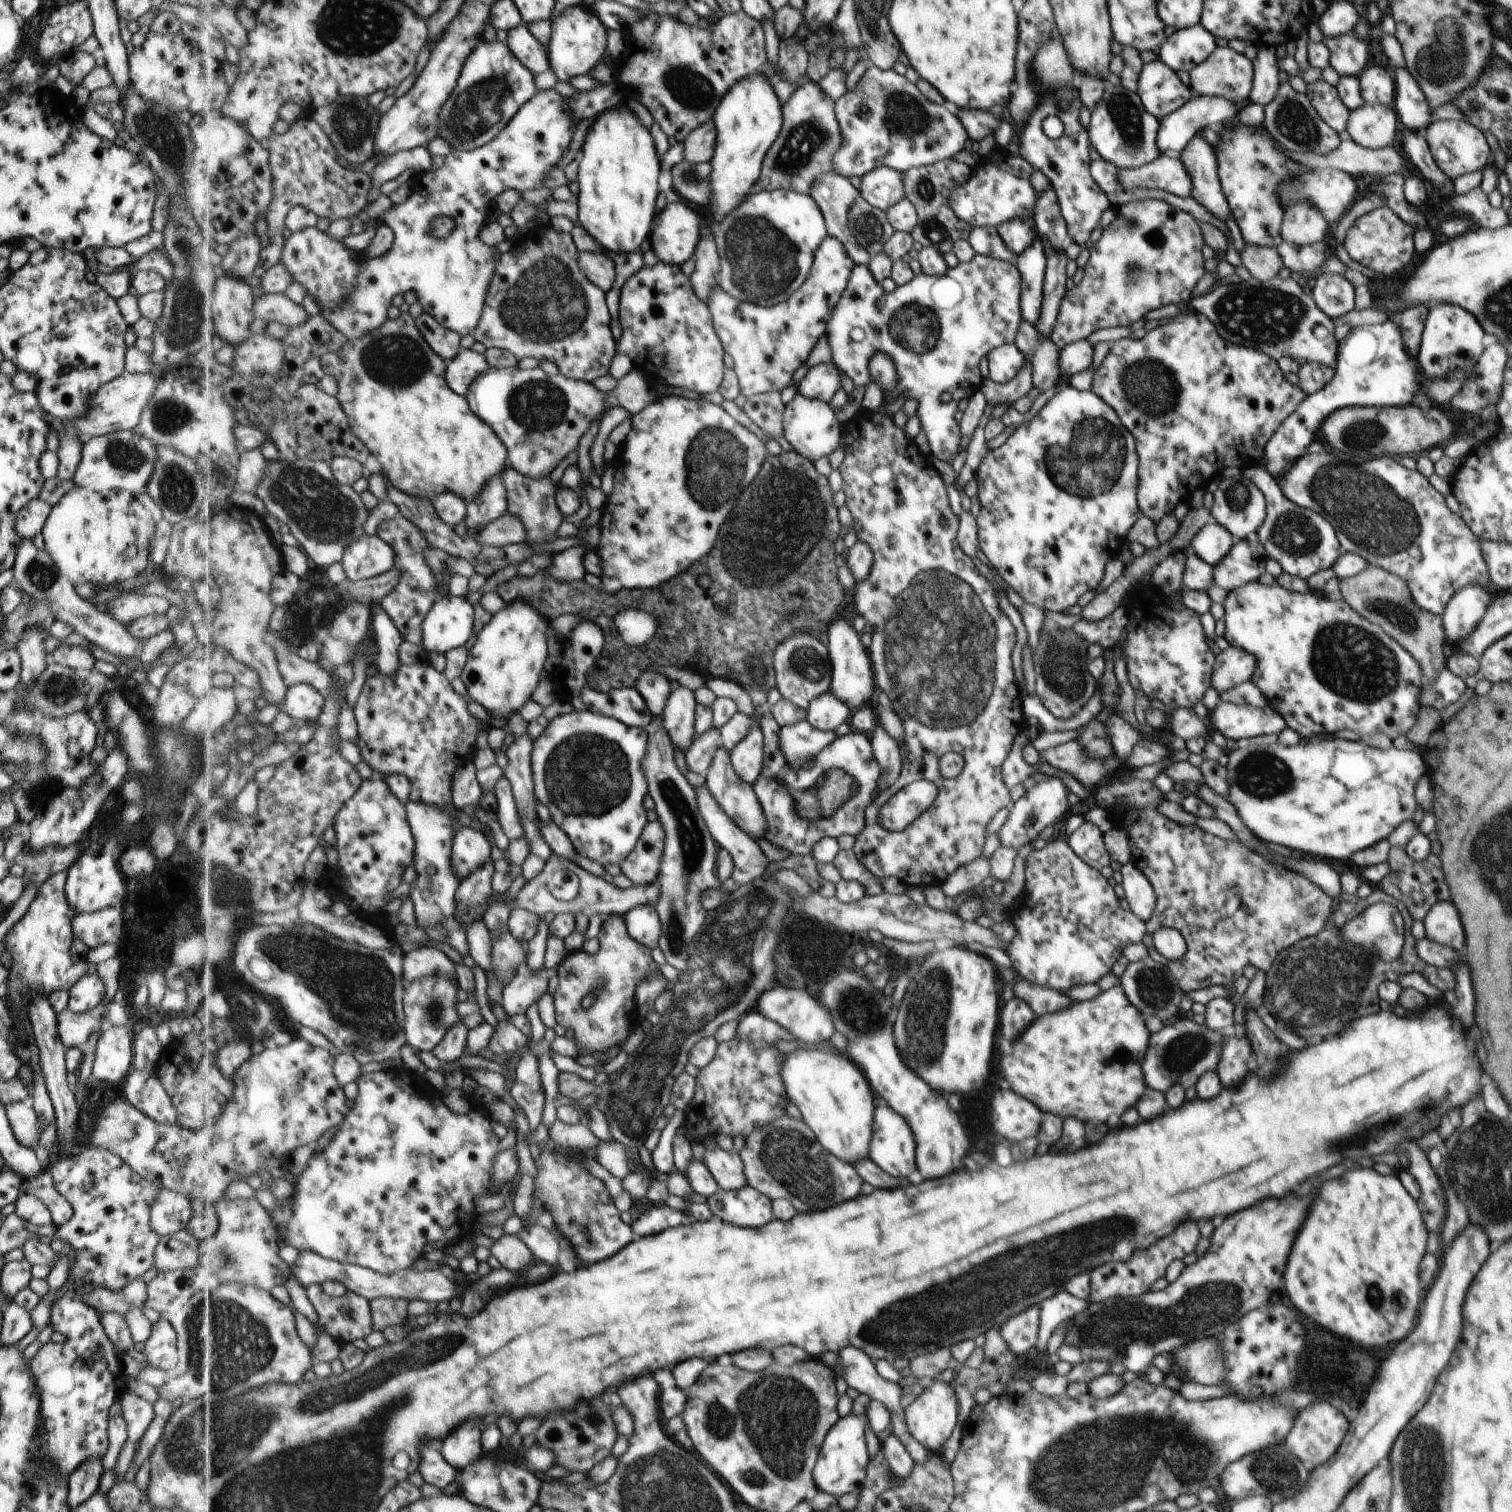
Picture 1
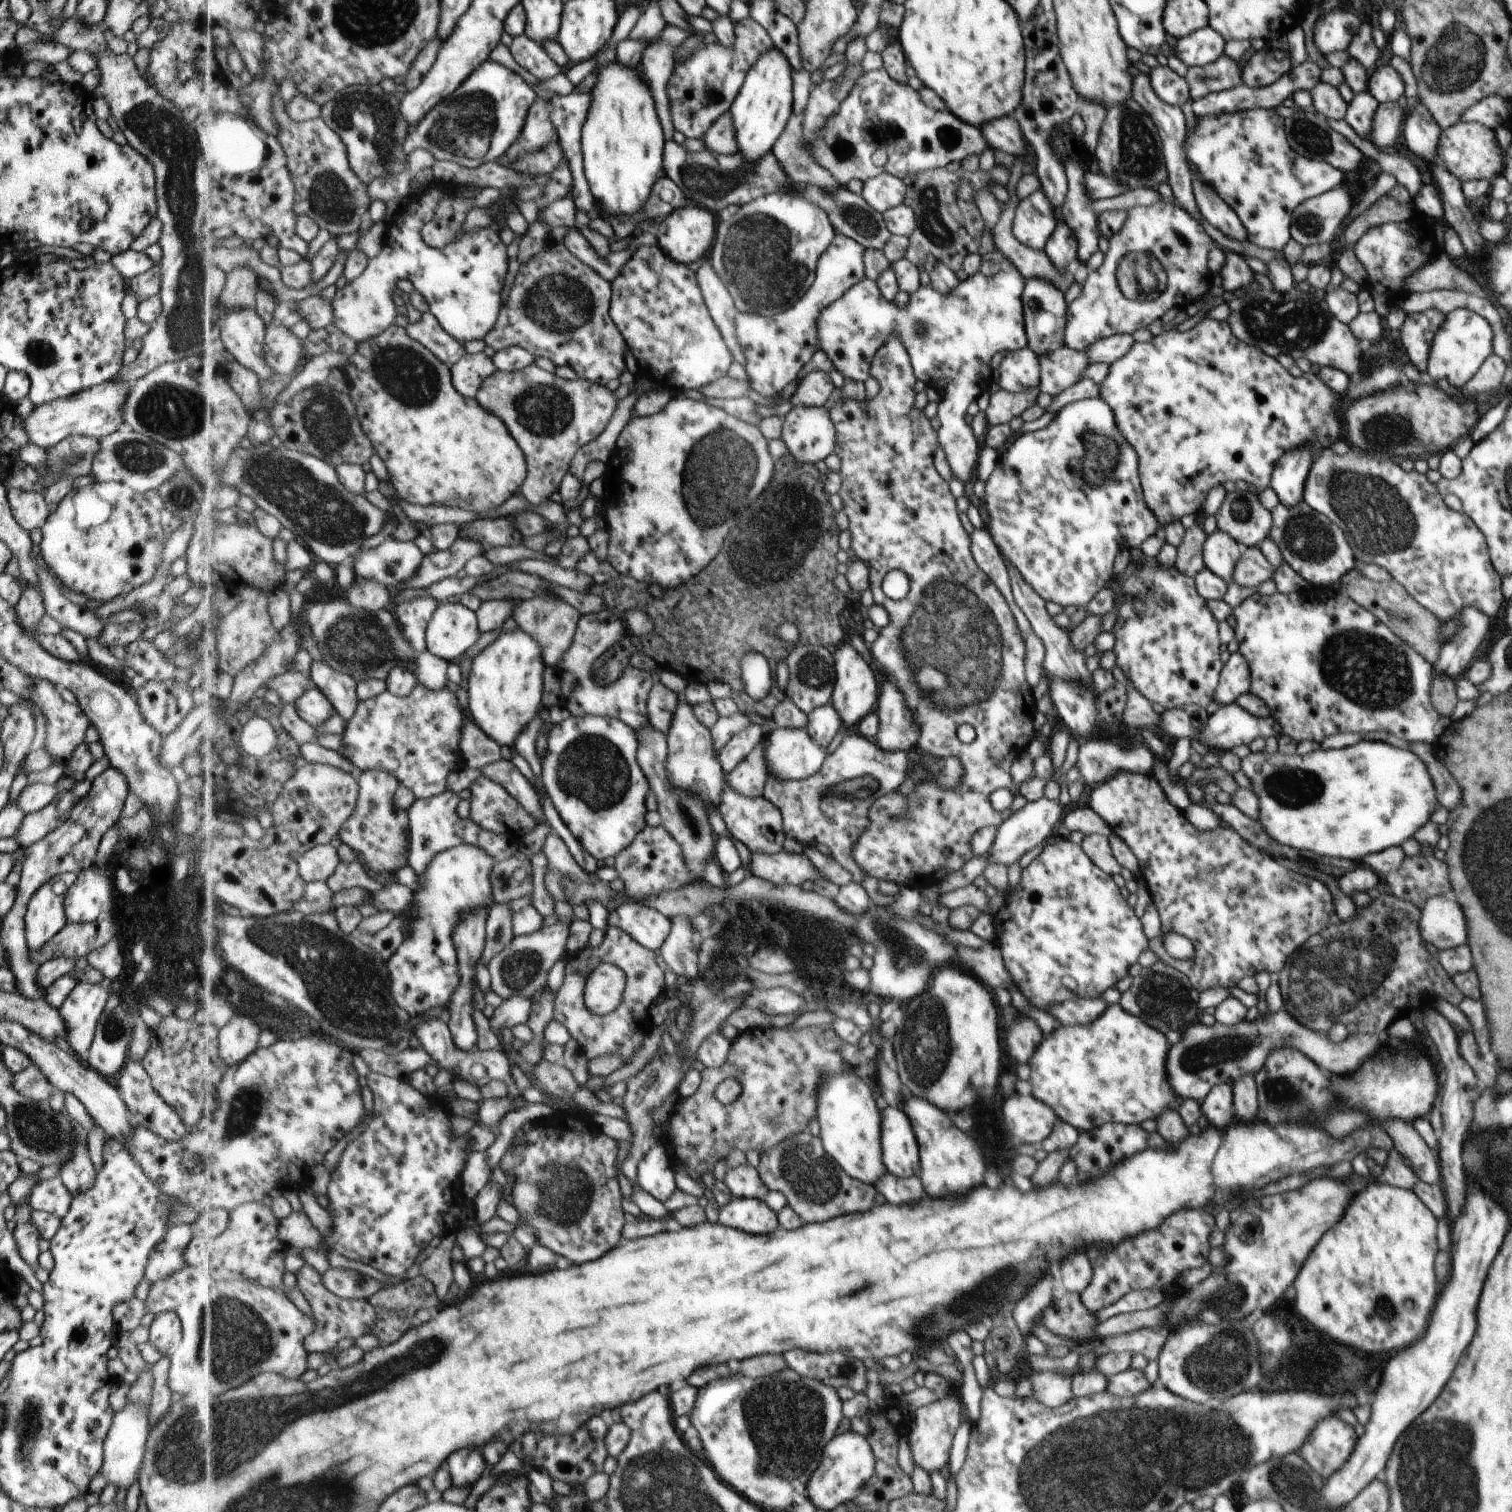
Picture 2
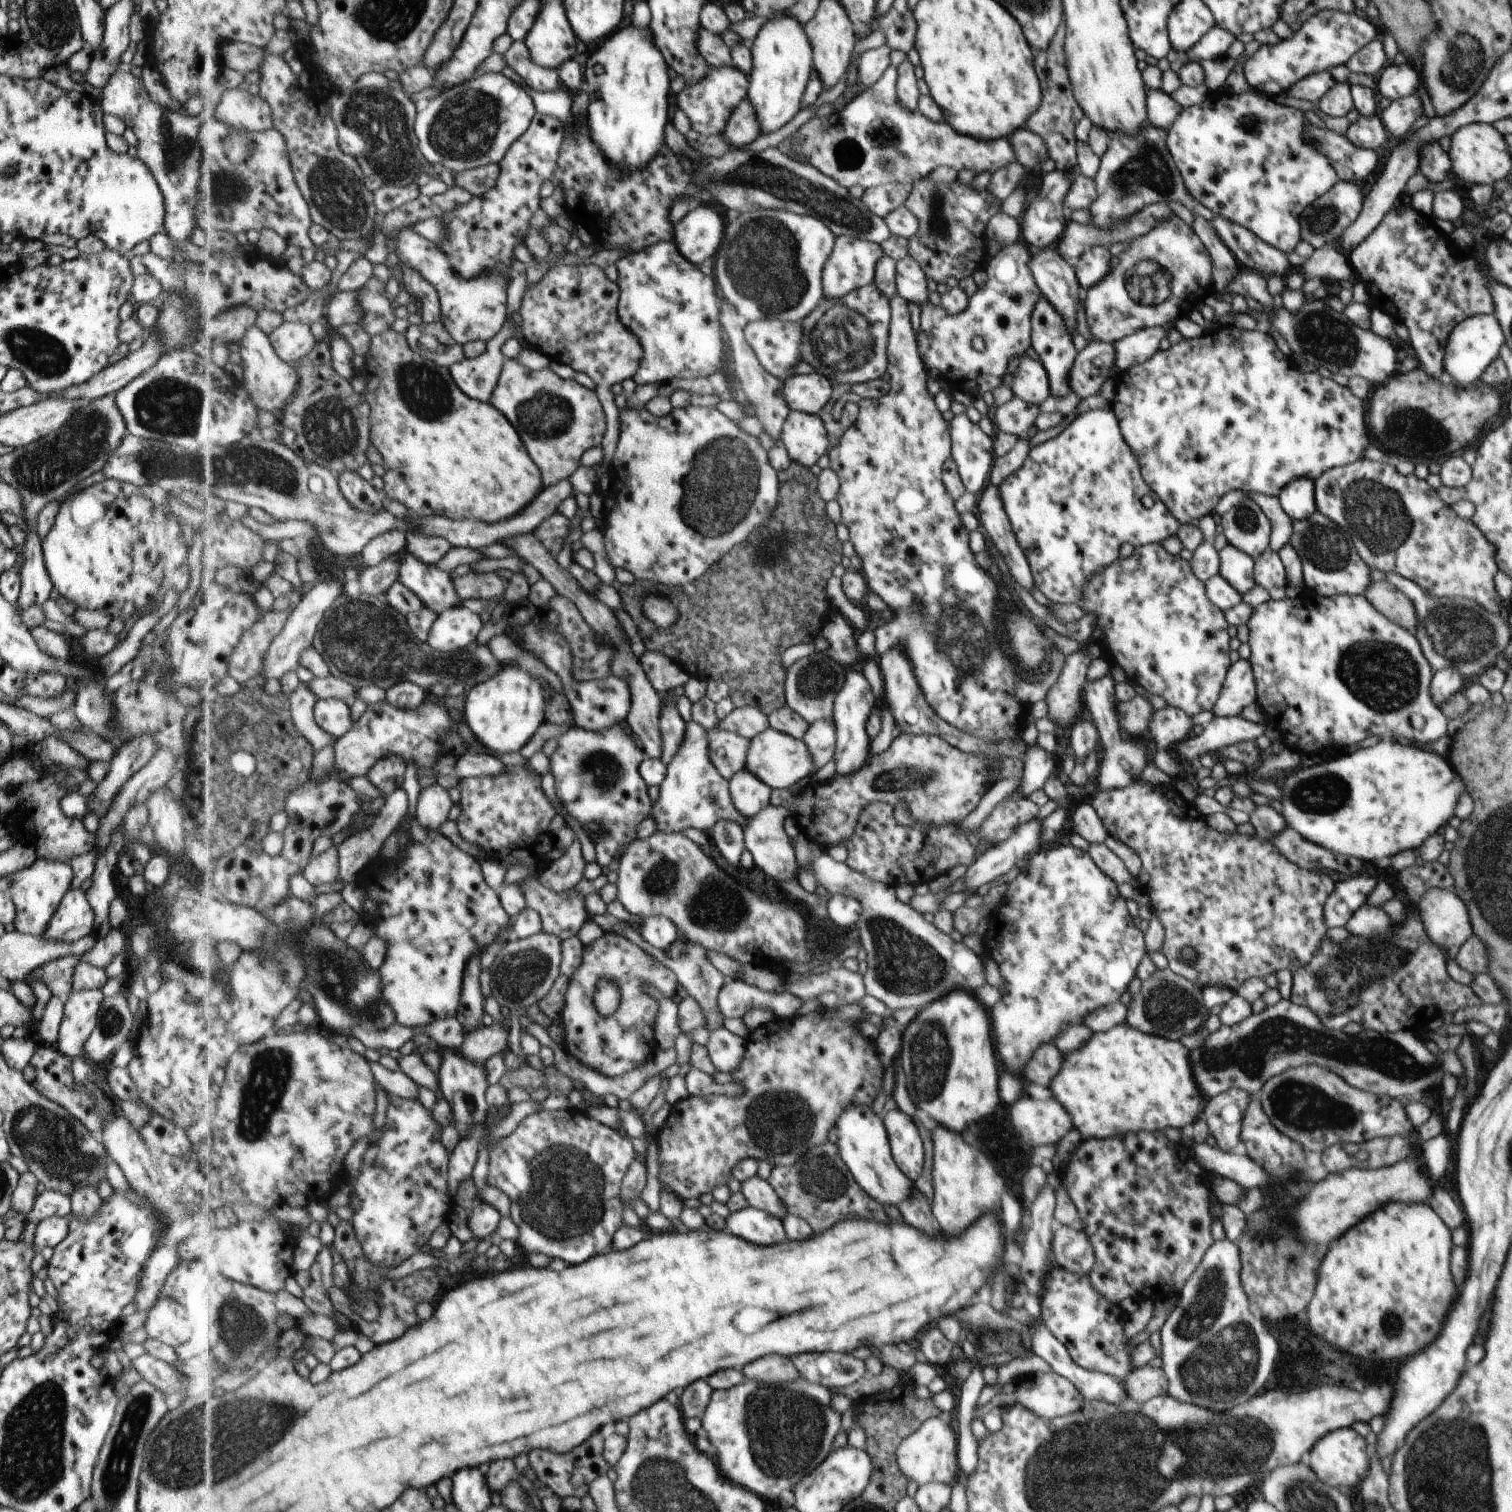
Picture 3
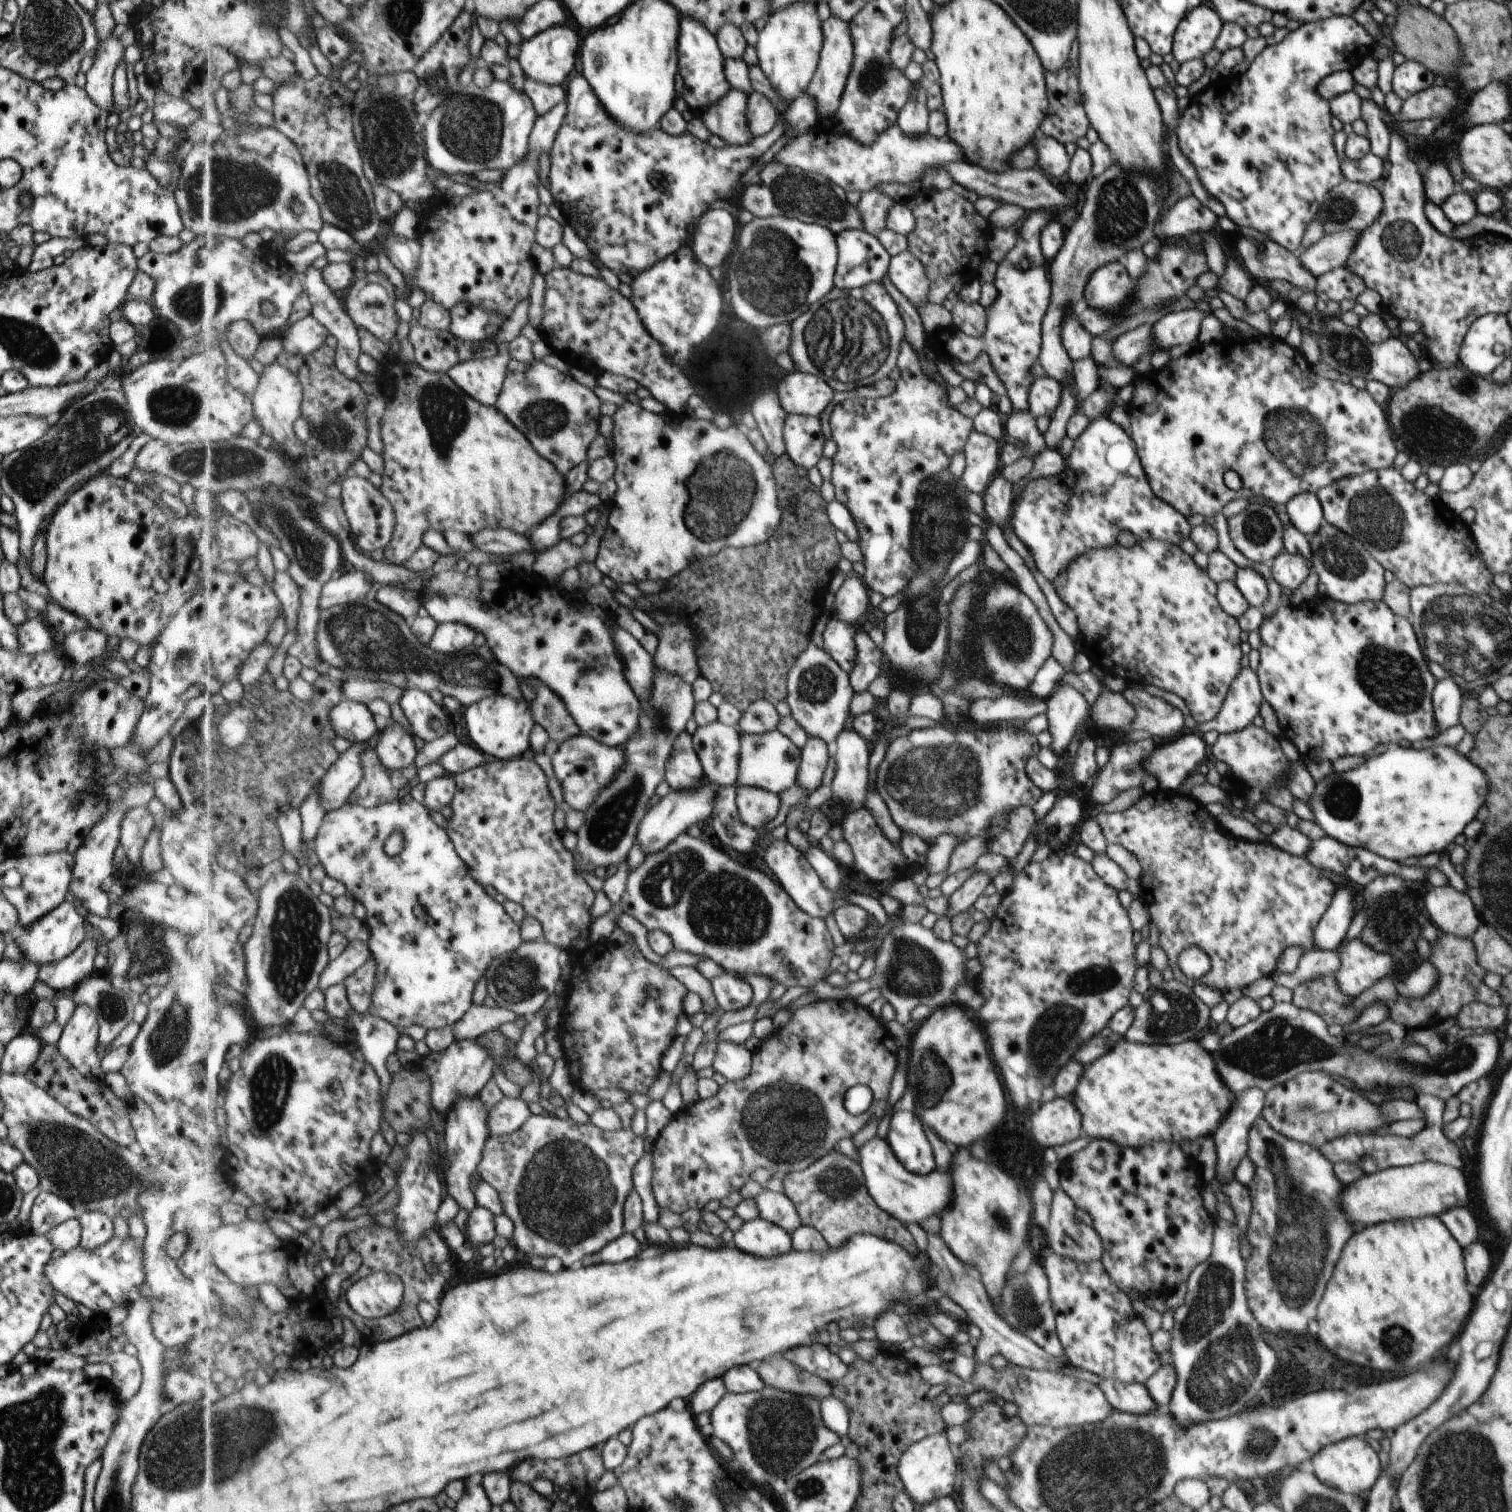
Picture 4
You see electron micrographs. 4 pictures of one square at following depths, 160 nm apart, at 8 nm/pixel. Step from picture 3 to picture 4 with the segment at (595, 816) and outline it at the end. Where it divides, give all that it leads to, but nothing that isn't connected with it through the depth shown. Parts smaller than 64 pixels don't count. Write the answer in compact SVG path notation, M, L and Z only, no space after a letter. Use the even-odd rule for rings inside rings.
M580 734L560 743L551 756L551 762L555 776L563 788L566 807L586 812L596 801L599 793L602 793L602 790L624 767L626 754L622 748L607 746L591 735Z

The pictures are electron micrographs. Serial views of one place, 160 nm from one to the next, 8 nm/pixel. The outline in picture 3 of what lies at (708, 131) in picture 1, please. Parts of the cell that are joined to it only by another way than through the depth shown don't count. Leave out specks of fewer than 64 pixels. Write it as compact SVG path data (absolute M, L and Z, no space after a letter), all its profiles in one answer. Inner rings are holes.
M749 99L731 114L731 119L727 122L722 135L735 150L745 148L761 135L761 124L757 124L757 114Z

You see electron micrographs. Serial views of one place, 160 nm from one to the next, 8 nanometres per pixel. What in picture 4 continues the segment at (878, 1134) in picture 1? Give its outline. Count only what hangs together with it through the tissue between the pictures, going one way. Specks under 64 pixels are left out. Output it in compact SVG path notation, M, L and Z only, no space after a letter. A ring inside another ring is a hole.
M913 1111L893 1112L885 1139L898 1161L911 1174L924 1175L935 1168L929 1142Z

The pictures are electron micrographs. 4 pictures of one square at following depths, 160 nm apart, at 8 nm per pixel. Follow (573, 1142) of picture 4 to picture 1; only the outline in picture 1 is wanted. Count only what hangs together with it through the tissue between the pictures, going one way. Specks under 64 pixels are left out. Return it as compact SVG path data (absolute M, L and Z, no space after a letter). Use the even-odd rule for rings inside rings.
M549 1140L539 1149L540 1156L535 1161L538 1171L534 1195L551 1214L555 1230L561 1232L563 1240L581 1260L589 1264L607 1260L637 1239L633 1227L621 1220L621 1211L616 1207L606 1182L595 1176L577 1157L573 1157L575 1152L590 1152L590 1156L596 1159L597 1148L568 1149Z

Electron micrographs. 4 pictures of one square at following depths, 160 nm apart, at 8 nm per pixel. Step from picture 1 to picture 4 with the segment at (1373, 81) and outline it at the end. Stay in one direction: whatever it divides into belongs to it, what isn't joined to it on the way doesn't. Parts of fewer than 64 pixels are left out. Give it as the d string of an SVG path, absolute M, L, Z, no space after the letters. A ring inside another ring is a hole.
M1406 60L1396 66L1391 78L1392 91L1402 101L1439 82L1433 72L1414 60Z

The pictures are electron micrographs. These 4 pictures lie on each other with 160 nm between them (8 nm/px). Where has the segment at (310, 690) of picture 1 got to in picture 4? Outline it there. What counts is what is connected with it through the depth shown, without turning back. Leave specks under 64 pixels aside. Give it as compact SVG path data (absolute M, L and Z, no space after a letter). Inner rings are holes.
M346 698L334 706L331 718L338 734L352 743L367 743L379 737L379 726L367 703Z

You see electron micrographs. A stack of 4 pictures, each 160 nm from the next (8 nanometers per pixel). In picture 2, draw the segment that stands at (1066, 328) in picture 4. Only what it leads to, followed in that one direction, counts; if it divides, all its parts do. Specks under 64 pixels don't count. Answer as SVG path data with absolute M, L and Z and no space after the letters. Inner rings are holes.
M1019 156L1013 162L1013 166L1009 171L1009 179L1005 186L1008 200L1006 204L1000 205L1001 214L999 216L998 222L991 229L991 237L993 238L994 249L998 252L1001 252L1006 256L1017 268L1019 272L1023 275L1025 279L1038 279L1044 281L1046 284L1053 286L1056 290L1059 290L1064 294L1067 289L1071 286L1071 283L1074 282L1072 275L1067 271L1059 271L1056 267L1052 266L1052 263L1048 261L1048 257L1045 255L1044 250L1032 250L1023 244L1020 244L1012 235L1011 235L1011 226L1014 216L1015 208L1019 200L1015 197L1015 184L1021 178L1021 169L1024 163L1028 163L1030 159L1026 156Z

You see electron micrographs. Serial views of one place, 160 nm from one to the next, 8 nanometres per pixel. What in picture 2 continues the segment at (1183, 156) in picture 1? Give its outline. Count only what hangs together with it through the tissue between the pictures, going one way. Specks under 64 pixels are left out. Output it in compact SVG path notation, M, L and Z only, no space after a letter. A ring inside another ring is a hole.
M1191 173L1194 201L1203 220L1219 230L1229 240L1240 243L1246 240L1246 230L1228 204L1225 204L1196 174Z

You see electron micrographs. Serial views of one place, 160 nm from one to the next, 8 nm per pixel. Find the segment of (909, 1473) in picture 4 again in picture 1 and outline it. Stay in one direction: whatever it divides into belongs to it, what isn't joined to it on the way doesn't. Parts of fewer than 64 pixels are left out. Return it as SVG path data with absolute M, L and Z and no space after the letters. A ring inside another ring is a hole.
M935 1382L923 1389L916 1400L904 1408L904 1421L908 1433L928 1452L934 1453L943 1446L943 1442L951 1436L953 1426L957 1422L957 1401L949 1384Z

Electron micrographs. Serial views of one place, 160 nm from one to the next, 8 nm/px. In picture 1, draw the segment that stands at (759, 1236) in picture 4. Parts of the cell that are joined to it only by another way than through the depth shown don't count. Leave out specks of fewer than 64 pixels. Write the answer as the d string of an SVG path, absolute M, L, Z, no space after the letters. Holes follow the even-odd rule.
M751 1185L738 1191L719 1188L707 1205L715 1218L738 1227L761 1228L776 1218L774 1201Z

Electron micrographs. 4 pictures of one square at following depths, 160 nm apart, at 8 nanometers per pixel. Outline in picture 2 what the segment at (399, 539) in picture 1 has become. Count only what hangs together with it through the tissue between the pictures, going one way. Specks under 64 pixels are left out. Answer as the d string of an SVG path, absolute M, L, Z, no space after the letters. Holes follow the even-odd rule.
M419 597L411 602L392 606L405 636L411 646L420 653L428 649L426 641L429 621L436 614L439 602L431 597Z

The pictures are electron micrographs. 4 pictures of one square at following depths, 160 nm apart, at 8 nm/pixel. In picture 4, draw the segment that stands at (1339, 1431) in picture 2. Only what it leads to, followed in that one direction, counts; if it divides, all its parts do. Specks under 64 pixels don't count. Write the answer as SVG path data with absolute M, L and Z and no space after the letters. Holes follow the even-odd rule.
M1347 1437L1345 1440L1327 1445L1319 1453L1310 1458L1313 1466L1313 1474L1327 1486L1338 1491L1363 1497L1363 1492L1371 1490L1380 1476L1381 1466L1377 1460L1377 1454L1371 1450L1371 1446L1357 1437Z

